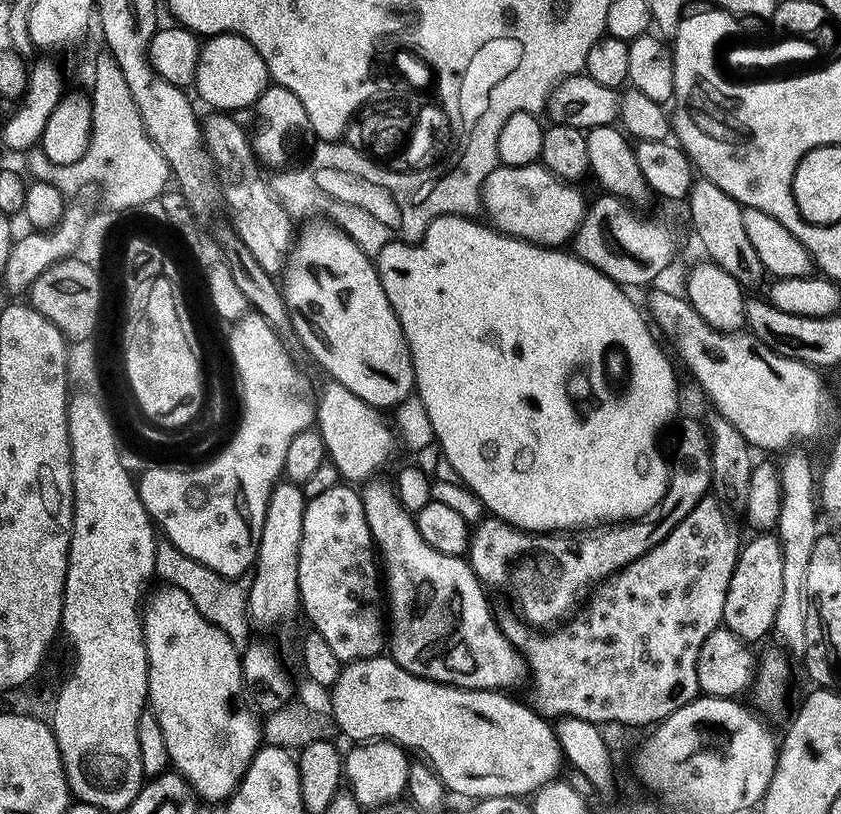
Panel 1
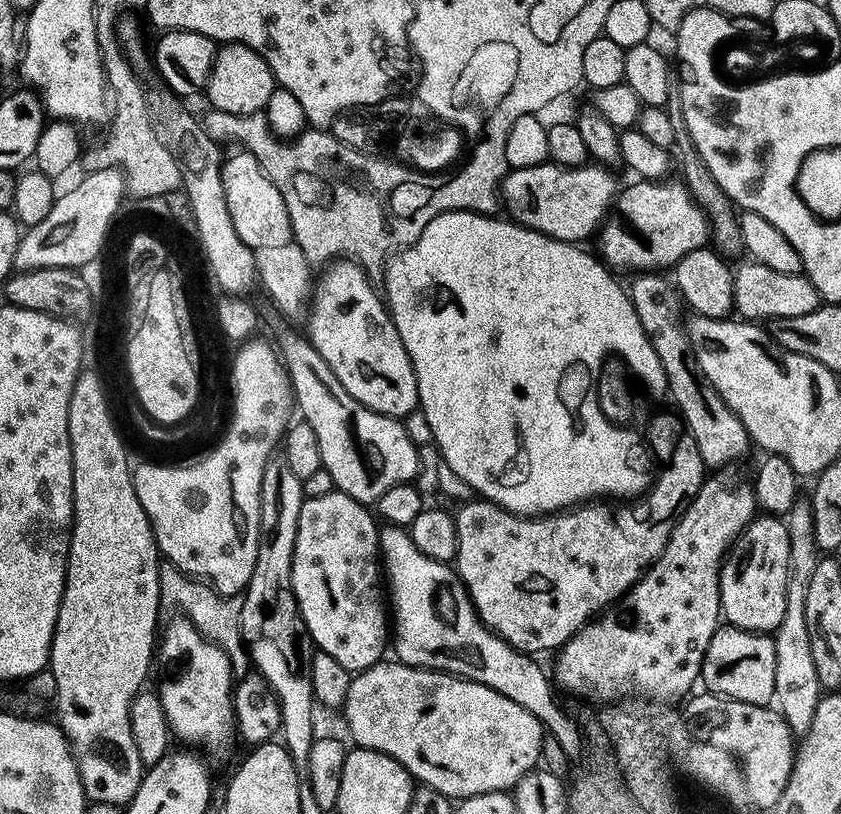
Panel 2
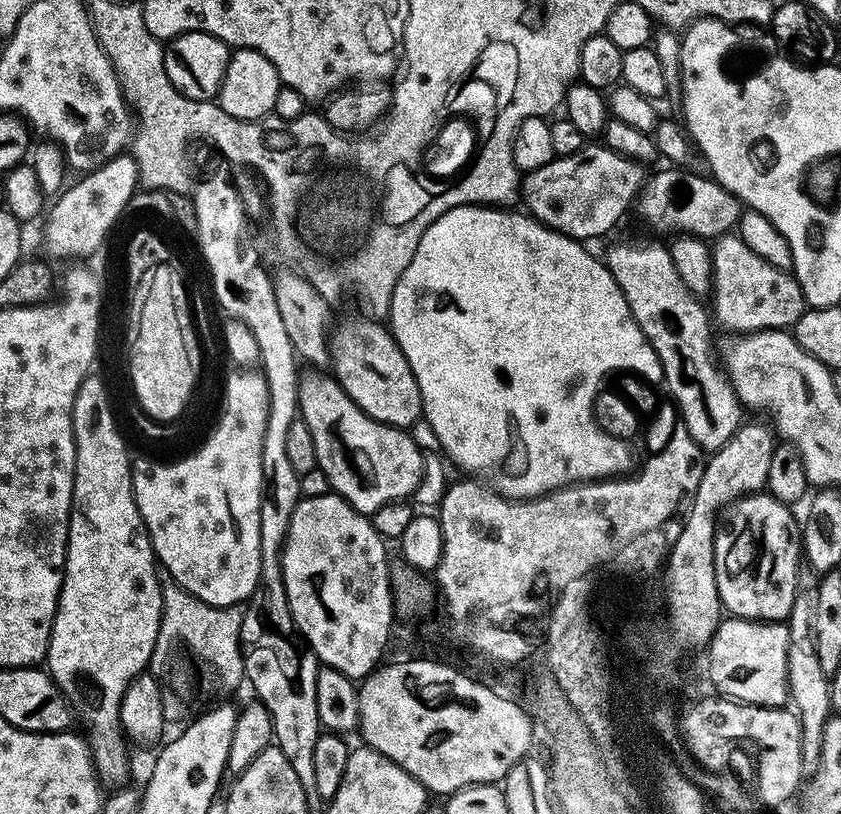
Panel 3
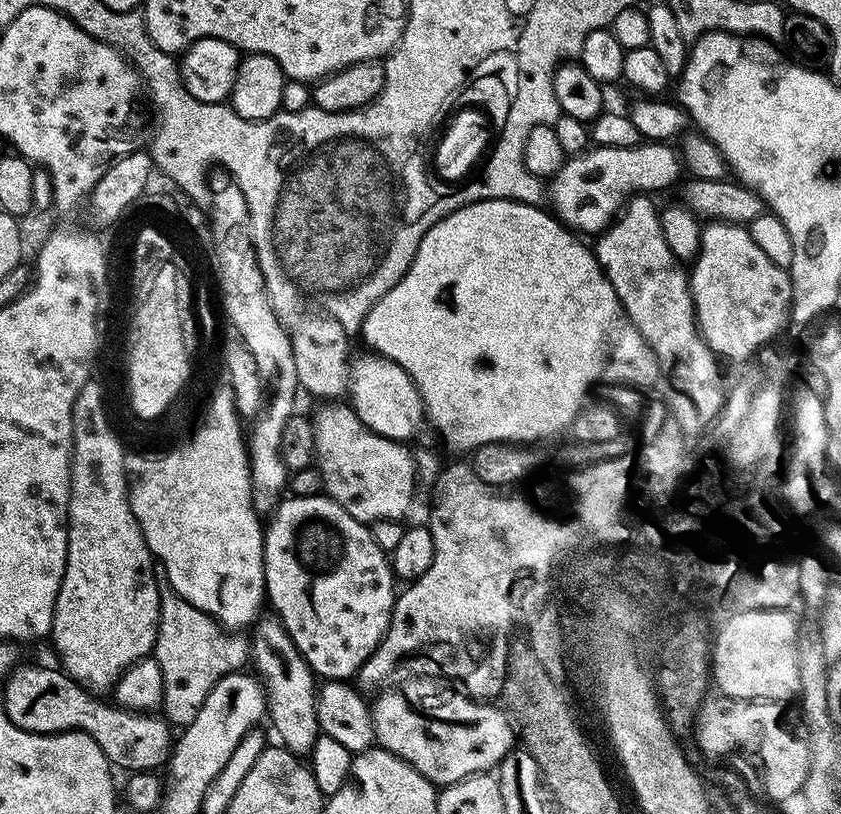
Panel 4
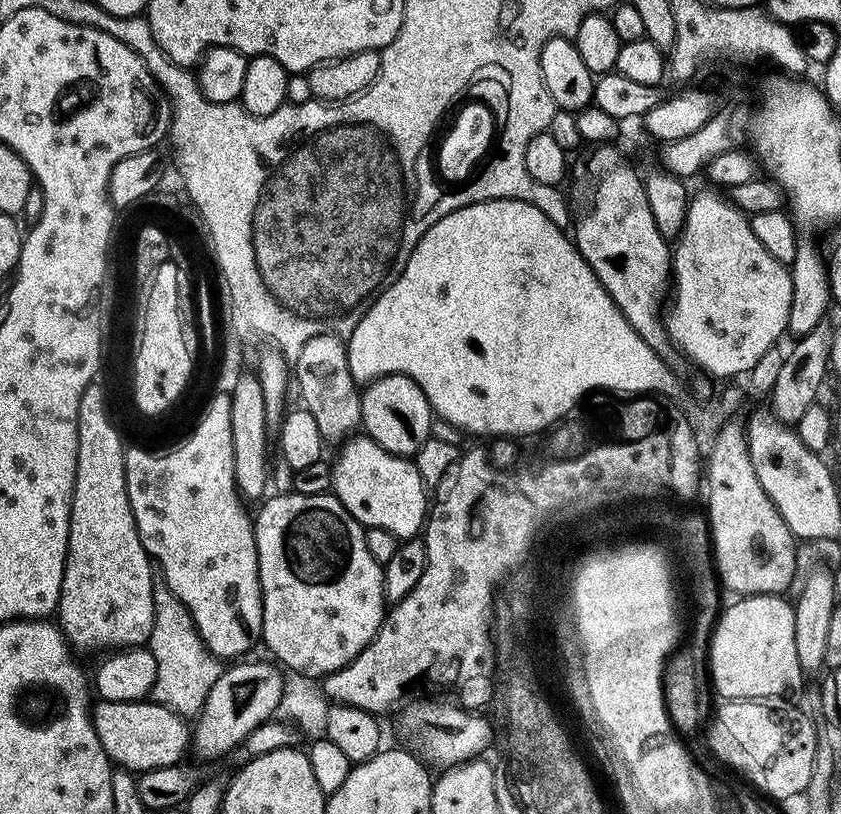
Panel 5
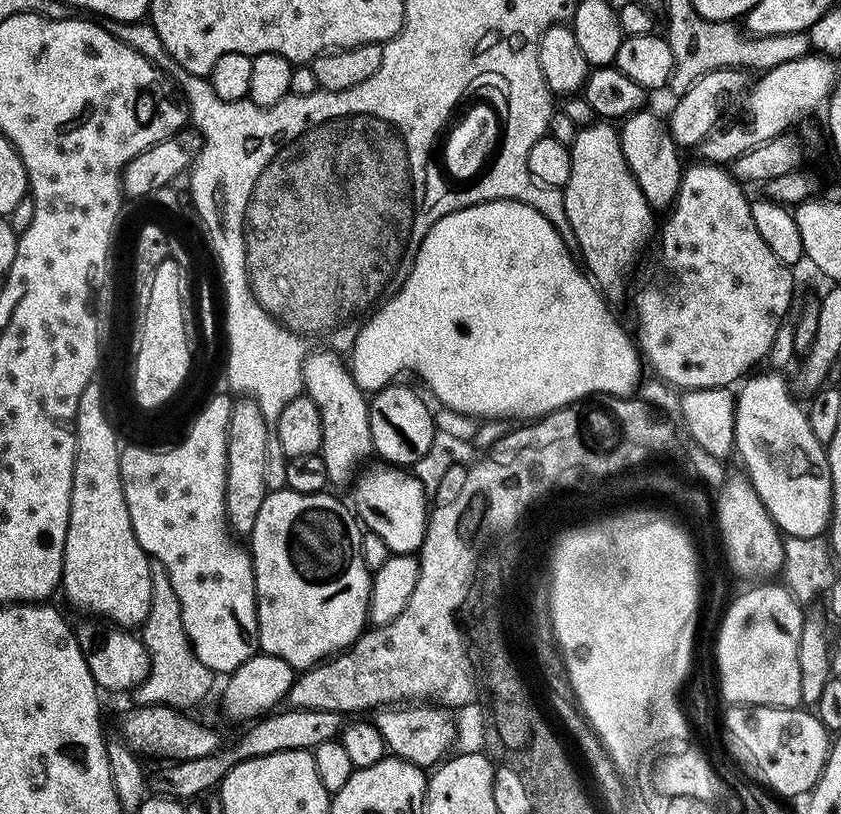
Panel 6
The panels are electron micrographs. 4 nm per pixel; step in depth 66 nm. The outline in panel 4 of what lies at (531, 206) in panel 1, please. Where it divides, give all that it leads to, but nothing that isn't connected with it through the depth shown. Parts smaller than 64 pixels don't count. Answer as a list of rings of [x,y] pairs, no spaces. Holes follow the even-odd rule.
[[[661,141],[641,142],[630,148],[594,146],[582,153],[569,157],[548,182],[546,192],[548,202],[555,214],[565,227],[580,234],[588,232],[592,235],[601,233],[612,224],[623,204],[633,195],[653,193],[652,190],[666,188],[674,183],[682,174],[682,160],[675,147]]]

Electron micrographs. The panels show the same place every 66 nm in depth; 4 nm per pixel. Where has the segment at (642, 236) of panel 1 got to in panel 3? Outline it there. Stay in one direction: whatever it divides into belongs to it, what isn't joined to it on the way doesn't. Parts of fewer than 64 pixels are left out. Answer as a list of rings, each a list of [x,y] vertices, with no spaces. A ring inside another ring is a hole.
[[[668,166],[665,172],[649,179],[638,196],[638,206],[644,220],[652,228],[673,228],[673,233],[701,238],[719,238],[739,225],[742,205],[715,179],[703,180],[695,171]]]

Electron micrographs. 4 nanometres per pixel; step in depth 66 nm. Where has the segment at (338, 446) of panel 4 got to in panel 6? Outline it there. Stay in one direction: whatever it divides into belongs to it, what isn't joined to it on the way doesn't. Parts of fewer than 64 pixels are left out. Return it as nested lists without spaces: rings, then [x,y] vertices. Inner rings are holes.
[[[378,464],[378,467],[368,469],[361,477],[359,475],[352,490],[354,490],[352,506],[357,519],[367,531],[374,532],[382,538],[389,553],[393,555],[413,555],[420,550],[427,532],[430,503],[428,504],[426,500],[426,497],[428,497],[427,489],[413,473],[398,466]]]

